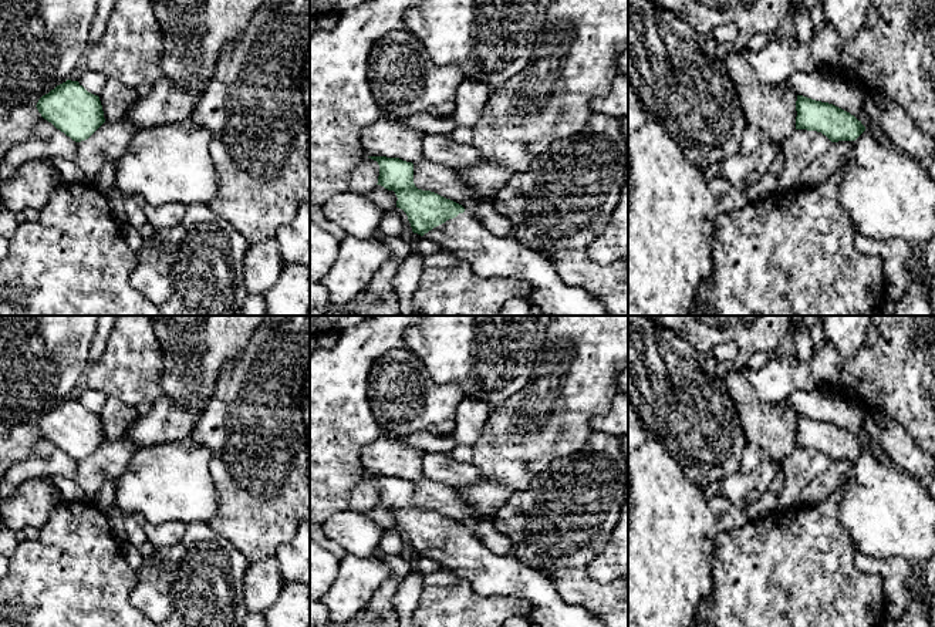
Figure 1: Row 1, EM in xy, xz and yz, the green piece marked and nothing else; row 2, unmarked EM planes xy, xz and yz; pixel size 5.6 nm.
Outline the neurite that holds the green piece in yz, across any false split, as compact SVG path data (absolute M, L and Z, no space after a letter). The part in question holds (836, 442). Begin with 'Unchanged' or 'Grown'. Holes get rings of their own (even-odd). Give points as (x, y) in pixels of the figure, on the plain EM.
Unchanged. M797 414L796 448L817 449L831 461L855 459L865 445L850 431L828 422Z

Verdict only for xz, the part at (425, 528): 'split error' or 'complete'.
split error

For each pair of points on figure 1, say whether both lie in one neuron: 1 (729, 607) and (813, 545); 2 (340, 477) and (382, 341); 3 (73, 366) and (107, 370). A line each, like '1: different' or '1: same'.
1: same
2: same
3: different

